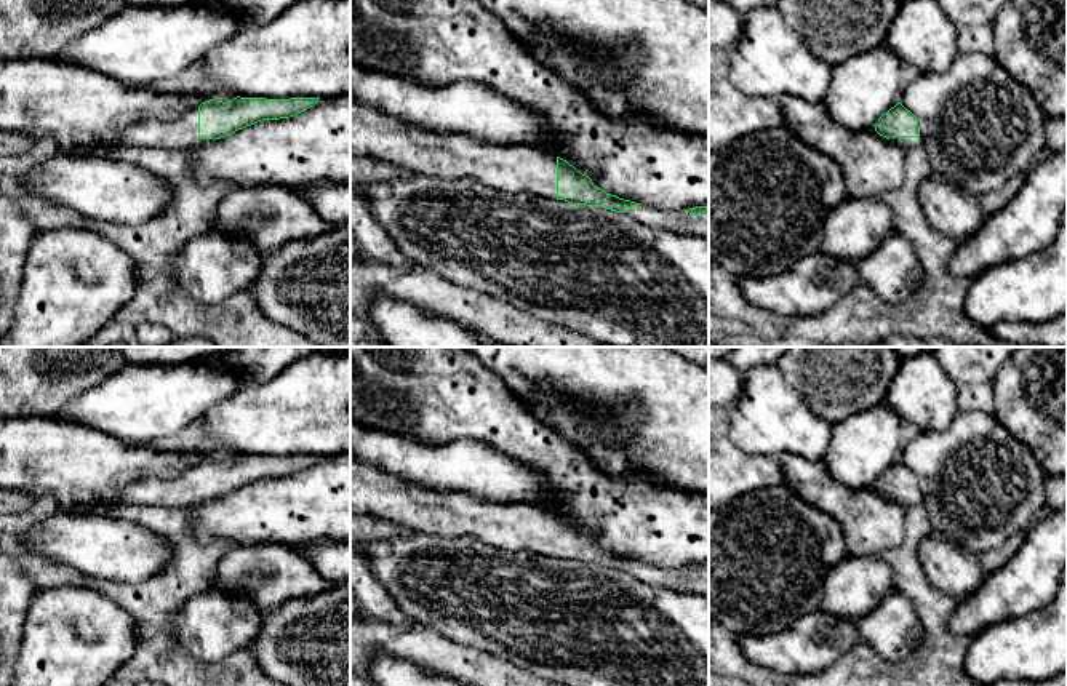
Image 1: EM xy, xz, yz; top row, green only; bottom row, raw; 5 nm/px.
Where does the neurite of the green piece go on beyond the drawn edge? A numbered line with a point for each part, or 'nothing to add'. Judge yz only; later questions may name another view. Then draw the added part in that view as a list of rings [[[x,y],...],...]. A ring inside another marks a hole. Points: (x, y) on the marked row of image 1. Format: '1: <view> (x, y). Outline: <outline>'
1: yz (907, 143). Outline: [[[889,138],[889,141],[904,147],[905,150],[910,150],[913,147],[921,147],[923,144],[921,138]]]

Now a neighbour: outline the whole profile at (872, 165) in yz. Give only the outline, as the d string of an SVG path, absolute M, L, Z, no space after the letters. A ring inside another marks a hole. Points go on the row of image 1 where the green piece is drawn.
M797 96L779 99L784 125L805 144L832 157L843 171L846 197L881 197L905 179L907 150L873 128L853 131L835 123L821 102Z

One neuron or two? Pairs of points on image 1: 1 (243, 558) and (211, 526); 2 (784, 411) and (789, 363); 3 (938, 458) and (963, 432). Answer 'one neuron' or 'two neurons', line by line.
1: two neurons
2: two neurons
3: one neuron

